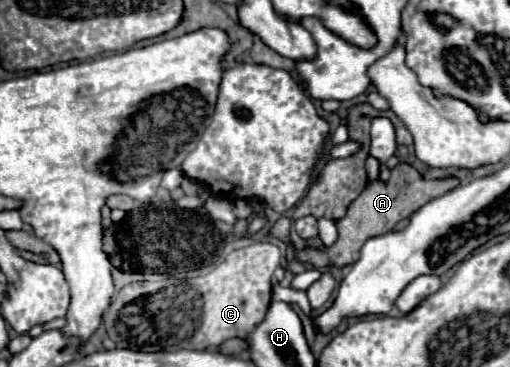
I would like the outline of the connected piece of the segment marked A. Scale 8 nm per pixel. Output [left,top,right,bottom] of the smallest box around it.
[300,163,458,267]

